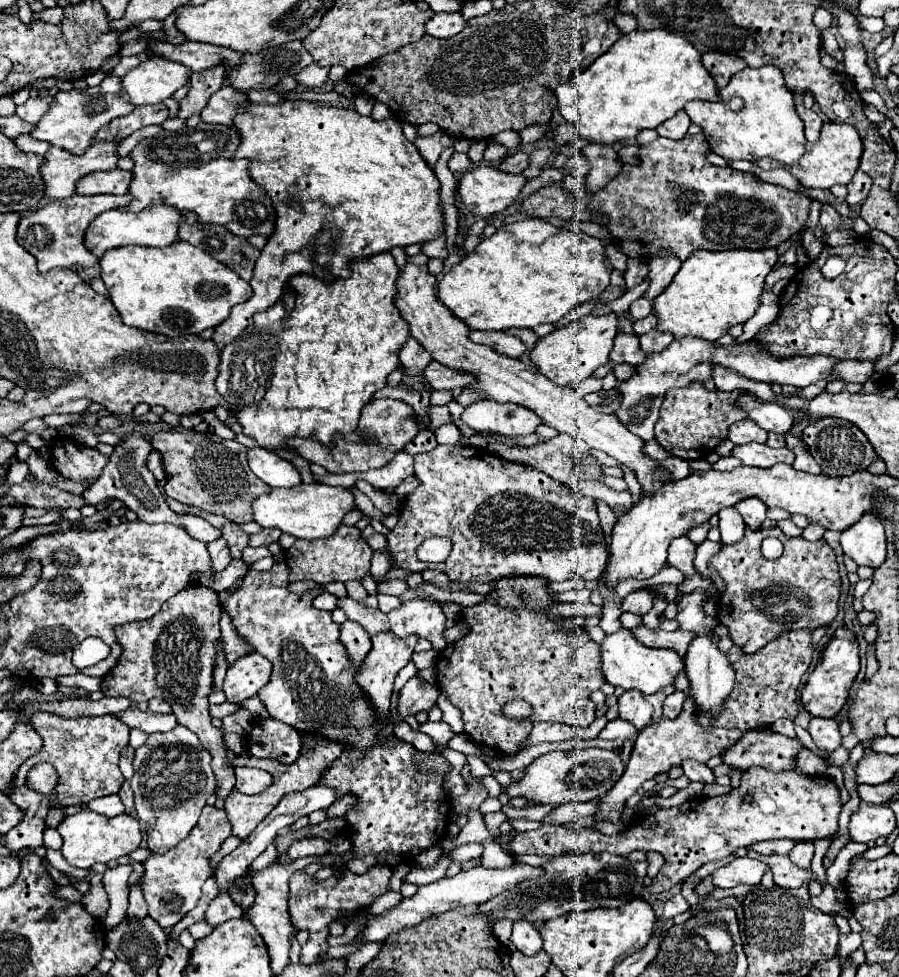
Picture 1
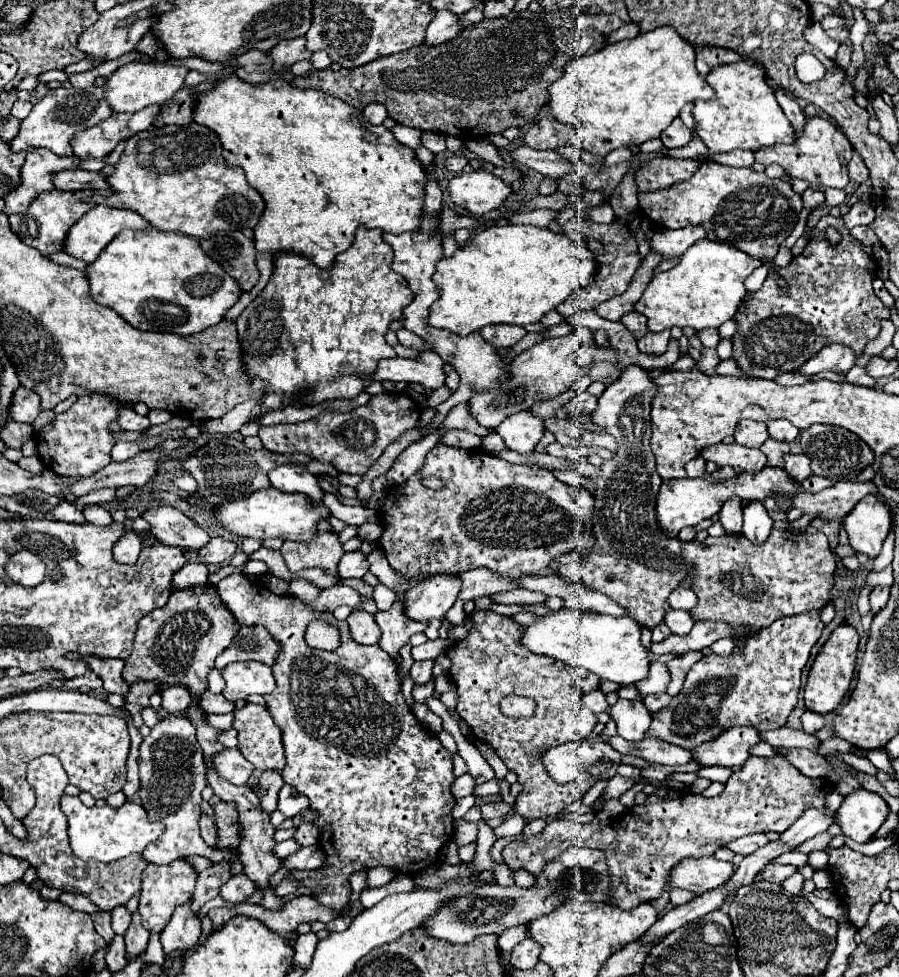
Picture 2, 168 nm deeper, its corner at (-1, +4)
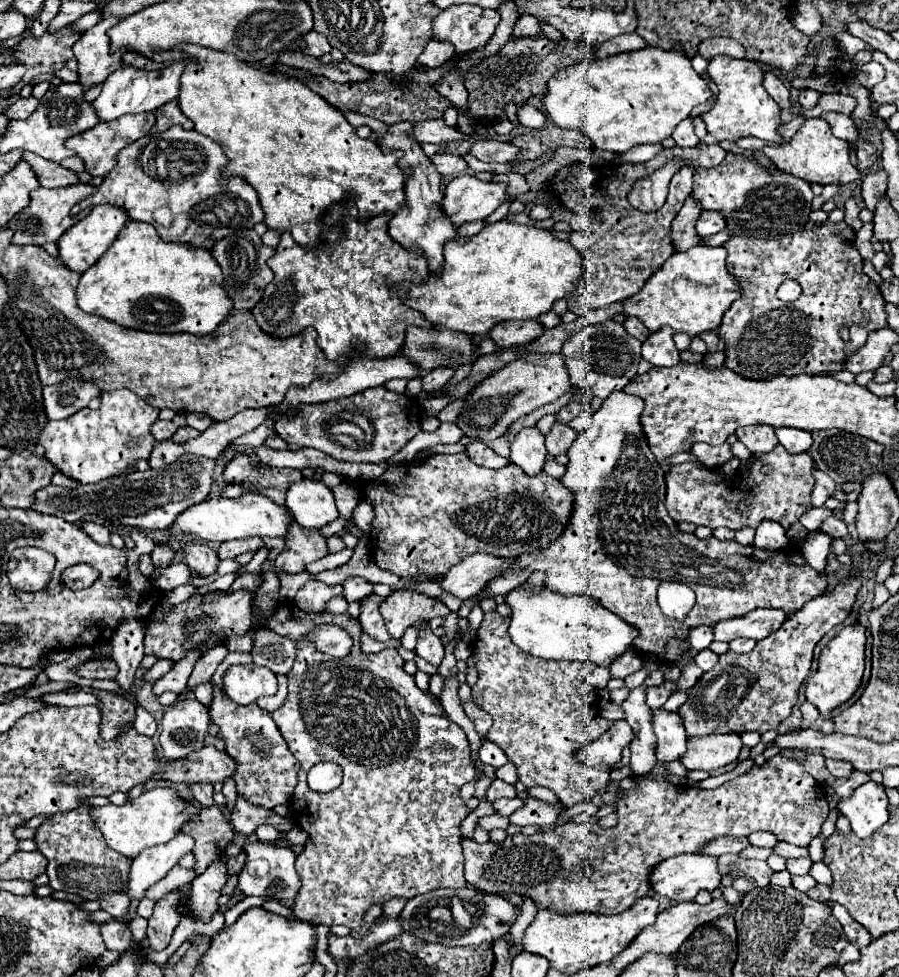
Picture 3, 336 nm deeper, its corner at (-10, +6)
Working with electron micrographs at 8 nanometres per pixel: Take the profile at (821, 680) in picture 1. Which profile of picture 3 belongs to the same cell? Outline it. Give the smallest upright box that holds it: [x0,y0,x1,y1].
[804,624,866,716]

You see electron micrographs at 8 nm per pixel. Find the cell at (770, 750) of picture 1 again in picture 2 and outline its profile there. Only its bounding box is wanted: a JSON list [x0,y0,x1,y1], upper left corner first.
[691,726,759,766]

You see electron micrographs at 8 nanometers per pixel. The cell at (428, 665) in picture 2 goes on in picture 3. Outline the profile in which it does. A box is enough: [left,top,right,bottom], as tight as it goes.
[412,620,444,666]

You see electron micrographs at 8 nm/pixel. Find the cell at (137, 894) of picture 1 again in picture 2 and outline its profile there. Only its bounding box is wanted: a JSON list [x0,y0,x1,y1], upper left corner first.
[123,910,150,958]

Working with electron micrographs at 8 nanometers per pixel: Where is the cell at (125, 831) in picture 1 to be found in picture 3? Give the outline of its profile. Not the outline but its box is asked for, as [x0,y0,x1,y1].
[92,788,190,858]

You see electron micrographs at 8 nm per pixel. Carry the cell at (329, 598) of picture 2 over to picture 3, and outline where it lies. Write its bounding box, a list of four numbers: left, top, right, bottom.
[296,580,342,612]

